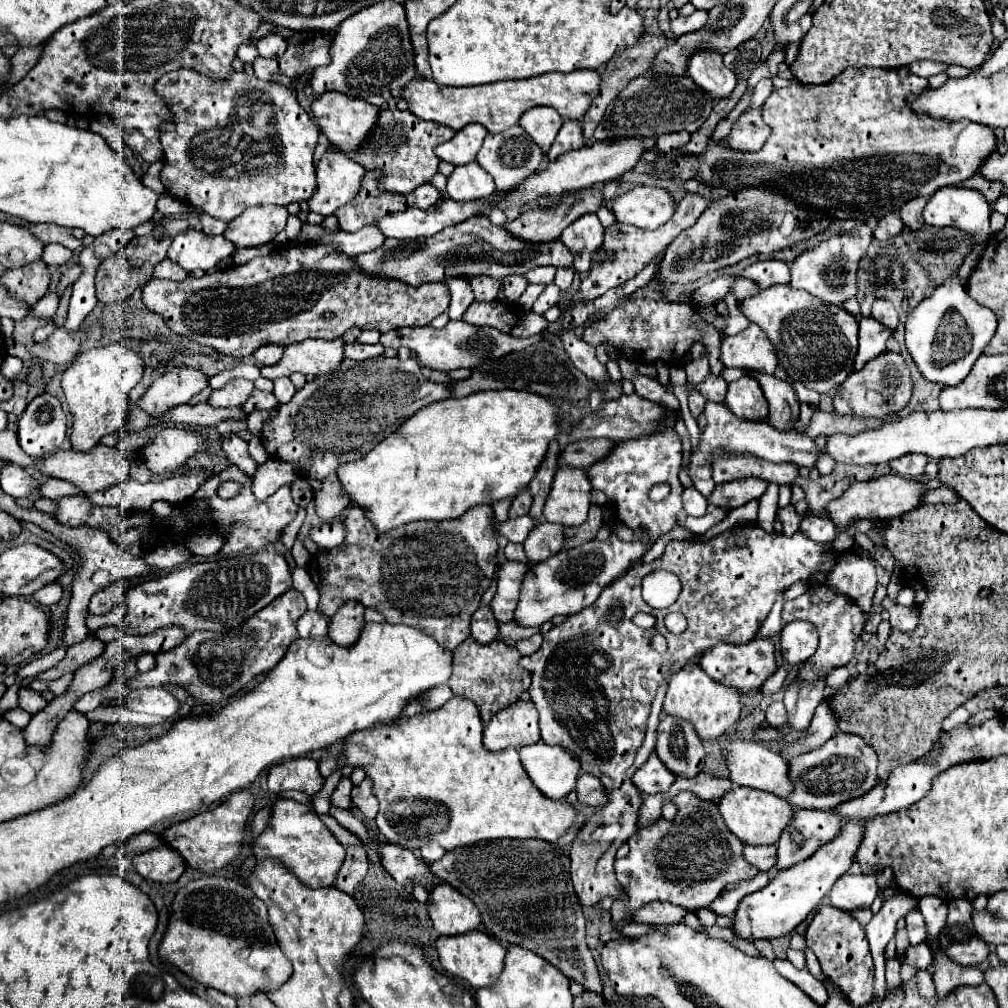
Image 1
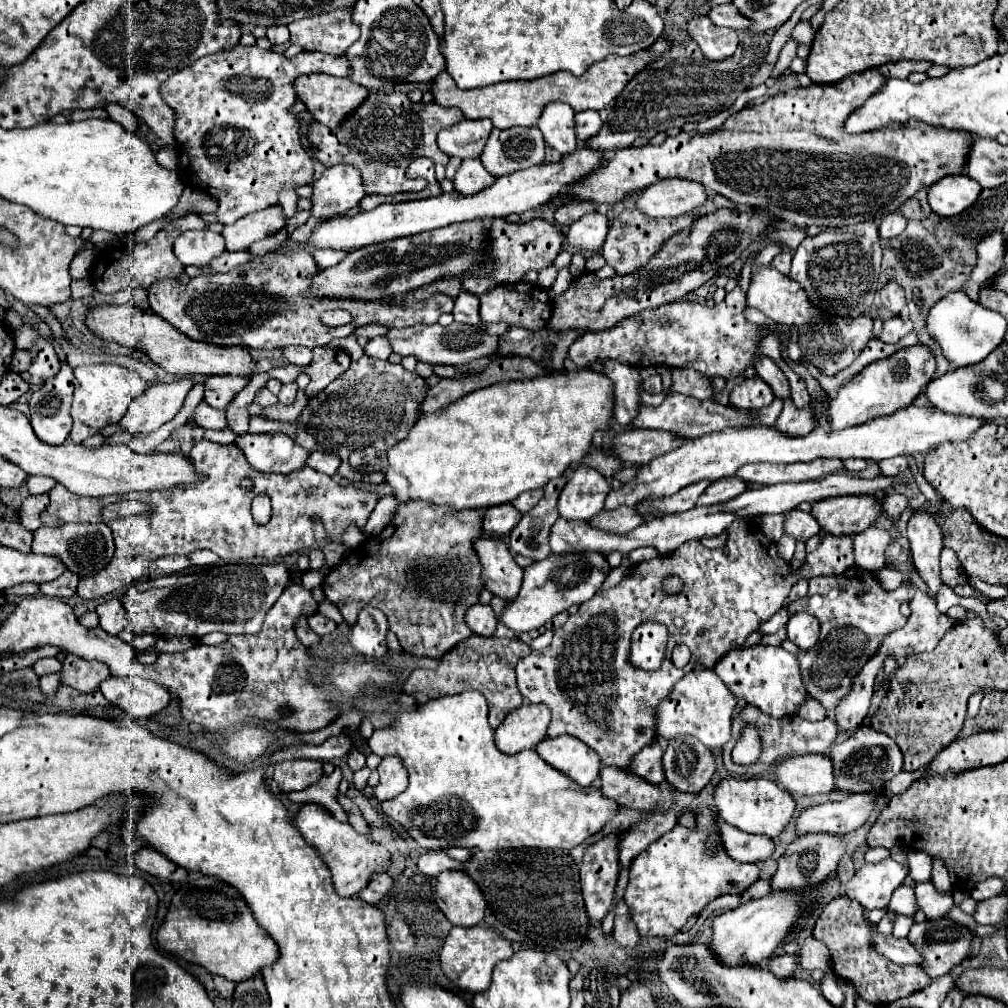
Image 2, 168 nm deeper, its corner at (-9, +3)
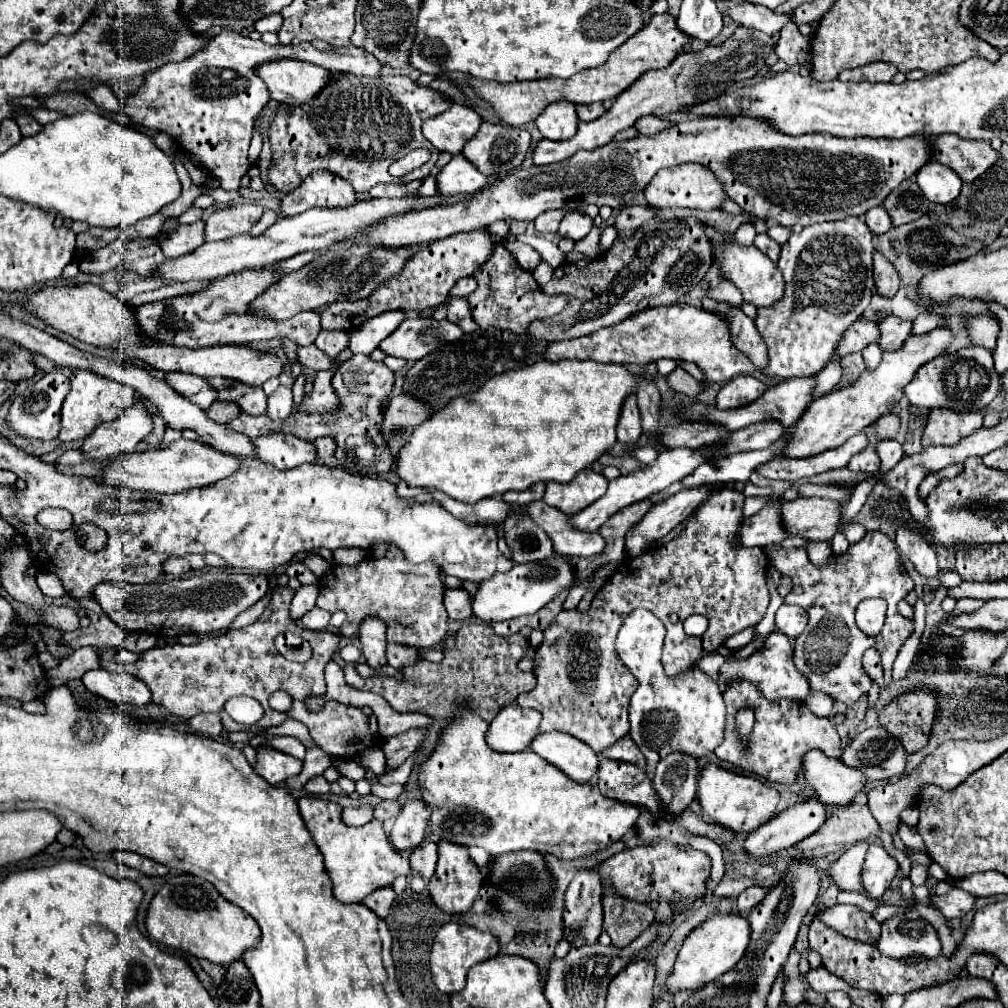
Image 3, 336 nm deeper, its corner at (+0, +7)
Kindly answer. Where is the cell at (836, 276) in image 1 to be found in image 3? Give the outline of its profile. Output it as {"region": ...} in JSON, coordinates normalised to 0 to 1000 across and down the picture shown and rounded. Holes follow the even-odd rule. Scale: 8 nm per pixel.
{"region":[[[855,216],[806,222],[784,234],[770,262],[780,278],[778,296],[764,306],[752,306],[750,315],[762,343],[764,361],[756,367],[762,375],[806,373],[825,357],[835,329],[855,313],[865,296],[867,250],[865,230]]]}

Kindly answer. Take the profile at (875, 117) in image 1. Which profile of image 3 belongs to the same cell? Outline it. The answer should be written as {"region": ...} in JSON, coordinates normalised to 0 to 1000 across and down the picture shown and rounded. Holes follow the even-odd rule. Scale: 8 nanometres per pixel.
{"region":[[[704,115],[704,117],[687,117],[677,123],[669,123],[663,129],[657,129],[649,135],[633,135],[619,141],[603,141],[591,149],[577,149],[562,161],[546,163],[546,165],[528,165],[504,173],[496,177],[476,190],[470,198],[456,200],[450,204],[425,206],[419,210],[405,210],[401,214],[385,216],[375,224],[369,224],[361,230],[361,240],[369,244],[397,246],[397,244],[421,244],[425,240],[433,240],[437,236],[444,236],[454,230],[478,228],[492,218],[530,218],[534,212],[542,208],[575,208],[583,202],[589,204],[605,204],[609,208],[619,206],[627,200],[627,196],[643,185],[649,173],[655,167],[665,167],[673,163],[690,161],[700,165],[706,173],[710,173],[712,181],[716,181],[724,198],[728,198],[738,210],[754,216],[772,220],[776,224],[804,224],[810,220],[827,220],[841,214],[857,214],[863,206],[873,204],[879,194],[897,179],[909,175],[909,171],[921,163],[923,157],[923,137],[831,137],[825,133],[798,133],[798,135],[782,135],[774,129],[768,129],[764,121],[756,121],[740,115]]]}

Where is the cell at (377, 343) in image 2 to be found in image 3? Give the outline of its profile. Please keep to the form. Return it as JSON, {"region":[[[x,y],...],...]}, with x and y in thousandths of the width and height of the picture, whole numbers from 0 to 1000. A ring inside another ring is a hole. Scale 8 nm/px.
{"region":[[[399,310],[391,312],[375,312],[375,315],[363,317],[355,327],[347,331],[345,345],[351,351],[369,351],[381,335],[389,331],[389,327],[395,325],[395,321],[401,317]]]}

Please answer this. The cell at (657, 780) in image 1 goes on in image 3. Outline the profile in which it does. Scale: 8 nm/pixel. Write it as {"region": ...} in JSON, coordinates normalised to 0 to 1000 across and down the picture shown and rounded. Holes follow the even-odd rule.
{"region":[[[623,730],[615,732],[611,738],[607,738],[605,742],[601,742],[601,746],[597,746],[597,752],[623,756],[623,758],[635,760],[637,764],[641,762],[641,752],[639,752],[639,748],[635,748],[633,740],[629,740],[629,734],[623,732]]]}

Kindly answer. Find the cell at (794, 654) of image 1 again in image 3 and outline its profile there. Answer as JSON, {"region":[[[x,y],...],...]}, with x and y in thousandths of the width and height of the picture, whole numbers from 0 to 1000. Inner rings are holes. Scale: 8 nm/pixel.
{"region":[[[776,599],[770,607],[770,623],[780,629],[782,633],[790,633],[798,627],[802,619],[802,609],[794,601],[782,601]]]}

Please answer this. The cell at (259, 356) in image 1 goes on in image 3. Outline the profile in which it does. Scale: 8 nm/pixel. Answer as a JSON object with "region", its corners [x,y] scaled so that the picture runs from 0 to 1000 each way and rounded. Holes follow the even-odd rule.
{"region":[[[312,341],[304,343],[304,345],[296,345],[294,357],[300,363],[306,363],[310,367],[323,367],[323,365],[327,365],[327,355],[319,347],[315,347]]]}

